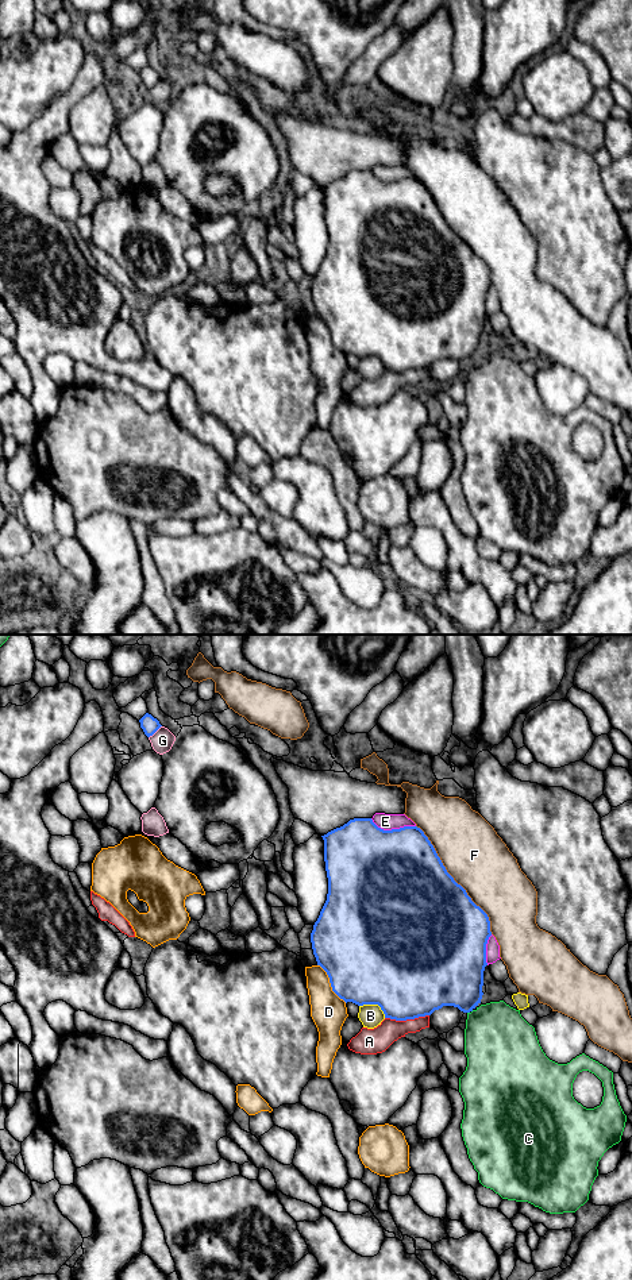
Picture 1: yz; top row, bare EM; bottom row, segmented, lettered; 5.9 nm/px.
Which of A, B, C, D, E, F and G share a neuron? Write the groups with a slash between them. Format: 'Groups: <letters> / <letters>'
Groups: A / B / C / D / E / F / G

